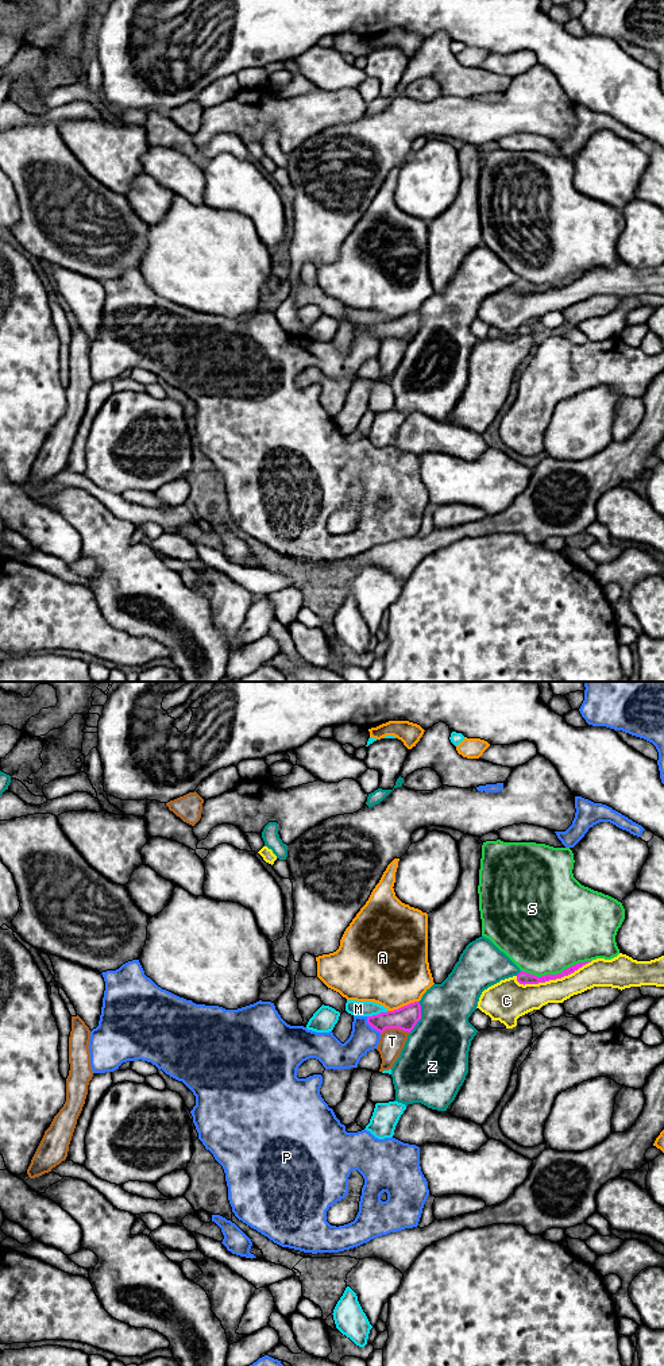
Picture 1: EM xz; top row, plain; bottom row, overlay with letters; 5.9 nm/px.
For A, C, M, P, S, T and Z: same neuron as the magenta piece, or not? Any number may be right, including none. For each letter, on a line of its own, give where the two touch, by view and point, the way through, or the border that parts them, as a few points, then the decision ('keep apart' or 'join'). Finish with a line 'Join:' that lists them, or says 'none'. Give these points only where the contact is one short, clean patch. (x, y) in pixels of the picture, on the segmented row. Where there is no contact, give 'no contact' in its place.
A: meets magenta in xz at (404, 1006); keep apart
C: meets magenta in xz at (554, 979); keep apart
M: meets magenta in xz at (378, 1014); keep apart
P: meets magenta in xz at (371, 1026); keep apart
S: meets magenta in xz at (555, 975); keep apart
T: meets magenta in xz at (394, 1027); keep apart
Z: meets magenta in xz at (420, 1018); keep apart
Join: none

